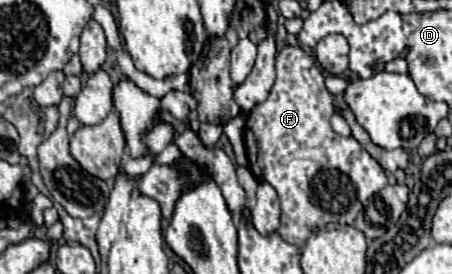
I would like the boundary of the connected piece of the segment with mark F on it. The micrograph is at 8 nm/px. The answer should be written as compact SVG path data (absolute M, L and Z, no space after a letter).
M287 46L277 54L275 68L277 80L271 88L269 98L263 104L255 106L247 118L245 148L249 168L255 174L255 178L259 182L269 182L279 194L283 214L277 234L285 242L303 248L309 234L315 228L321 228L323 224L339 222L353 226L363 202L387 186L387 176L377 164L377 160L373 160L355 138L343 138L337 132L333 132L329 122L333 114L333 98L323 84L321 70L315 66L315 60L305 50L301 50L299 46Z

